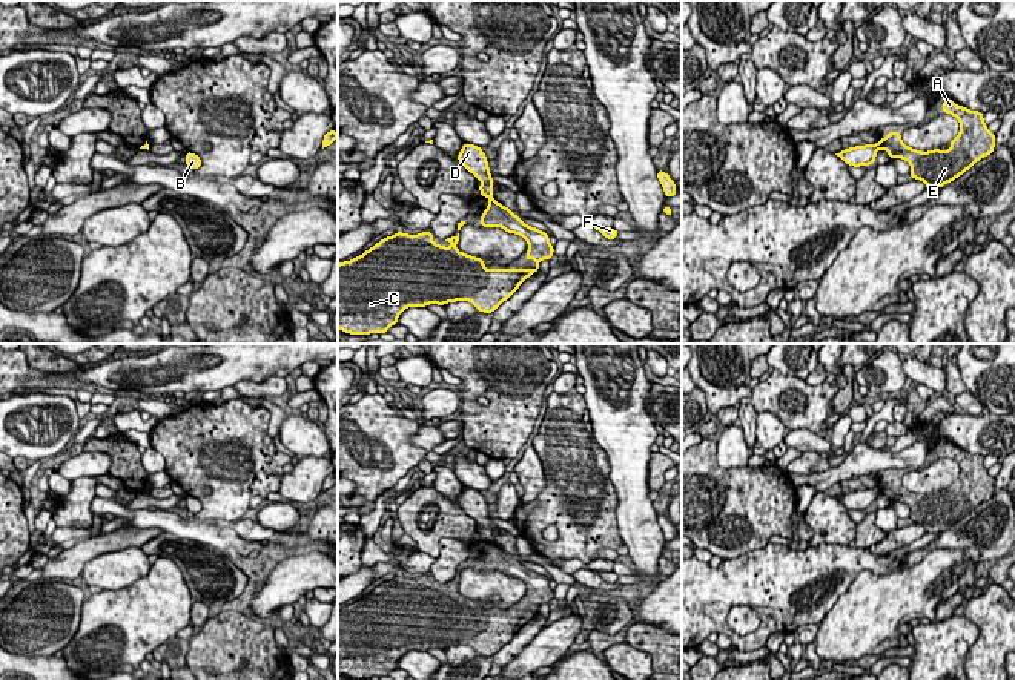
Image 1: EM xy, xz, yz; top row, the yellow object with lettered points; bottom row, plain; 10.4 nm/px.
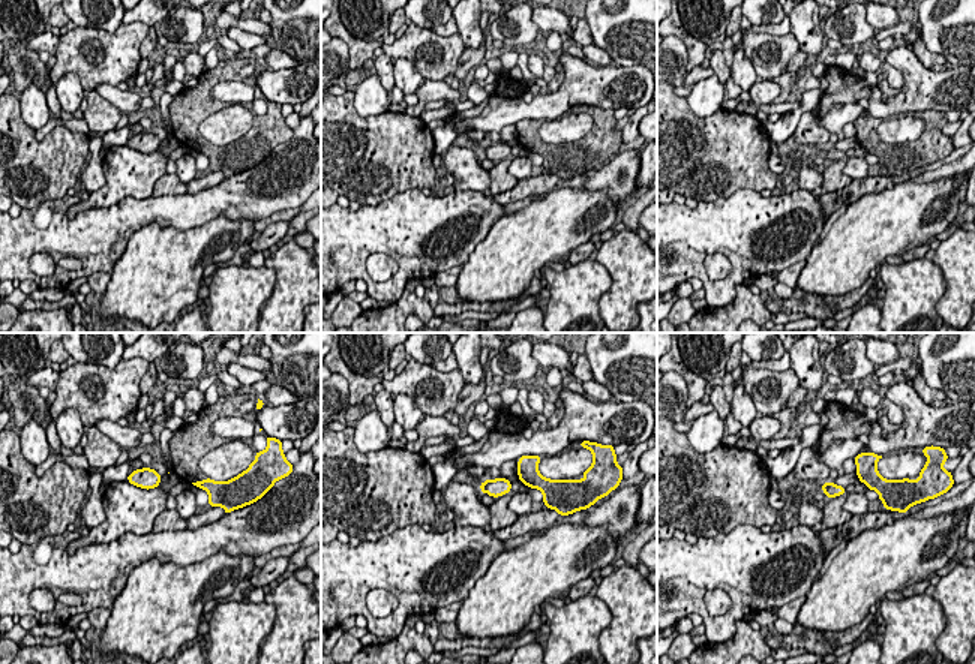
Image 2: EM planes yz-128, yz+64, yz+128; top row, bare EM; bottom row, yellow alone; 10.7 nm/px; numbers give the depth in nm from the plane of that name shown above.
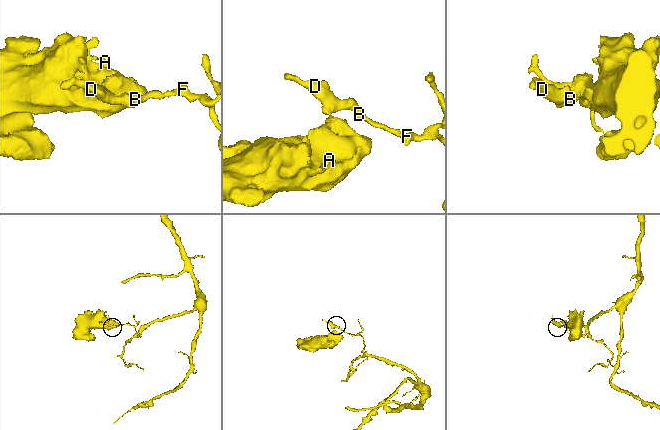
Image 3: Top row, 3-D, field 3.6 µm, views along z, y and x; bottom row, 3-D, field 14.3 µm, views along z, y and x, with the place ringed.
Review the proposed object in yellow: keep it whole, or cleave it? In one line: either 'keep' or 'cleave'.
cleave

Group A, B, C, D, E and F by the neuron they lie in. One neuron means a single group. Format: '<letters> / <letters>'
A C E / B D F

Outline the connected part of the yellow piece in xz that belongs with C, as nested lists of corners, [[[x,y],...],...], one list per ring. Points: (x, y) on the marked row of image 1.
[[[490,198],[481,216],[482,227],[501,227],[522,236],[528,250],[525,261],[534,259],[534,269],[487,269],[484,258],[459,250],[459,233],[447,238],[450,244],[433,243],[433,233],[408,235],[396,232],[376,243],[362,255],[338,264],[338,330],[350,335],[387,333],[398,322],[398,316],[408,307],[445,305],[456,301],[470,301],[479,312],[491,313],[507,301],[519,286],[534,275],[542,259],[551,259],[554,246],[550,236],[514,215],[508,207]]]

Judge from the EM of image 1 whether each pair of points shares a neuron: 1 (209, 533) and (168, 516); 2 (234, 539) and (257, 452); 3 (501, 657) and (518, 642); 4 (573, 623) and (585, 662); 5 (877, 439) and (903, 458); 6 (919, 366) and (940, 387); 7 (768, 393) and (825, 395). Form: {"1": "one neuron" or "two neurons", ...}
{"1": "one neuron", "2": "two neurons", "3": "one neuron", "4": "two neurons", "5": "two neurons", "6": "one neuron", "7": "one neuron"}

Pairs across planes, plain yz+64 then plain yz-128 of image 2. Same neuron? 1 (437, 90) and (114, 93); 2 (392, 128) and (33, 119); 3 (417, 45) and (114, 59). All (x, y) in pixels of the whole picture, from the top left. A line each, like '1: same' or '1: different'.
1: same
2: different
3: same

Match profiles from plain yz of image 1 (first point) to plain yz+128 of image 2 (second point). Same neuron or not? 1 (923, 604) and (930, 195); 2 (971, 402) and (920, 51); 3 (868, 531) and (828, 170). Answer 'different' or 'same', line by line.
1: same
2: same
3: same

